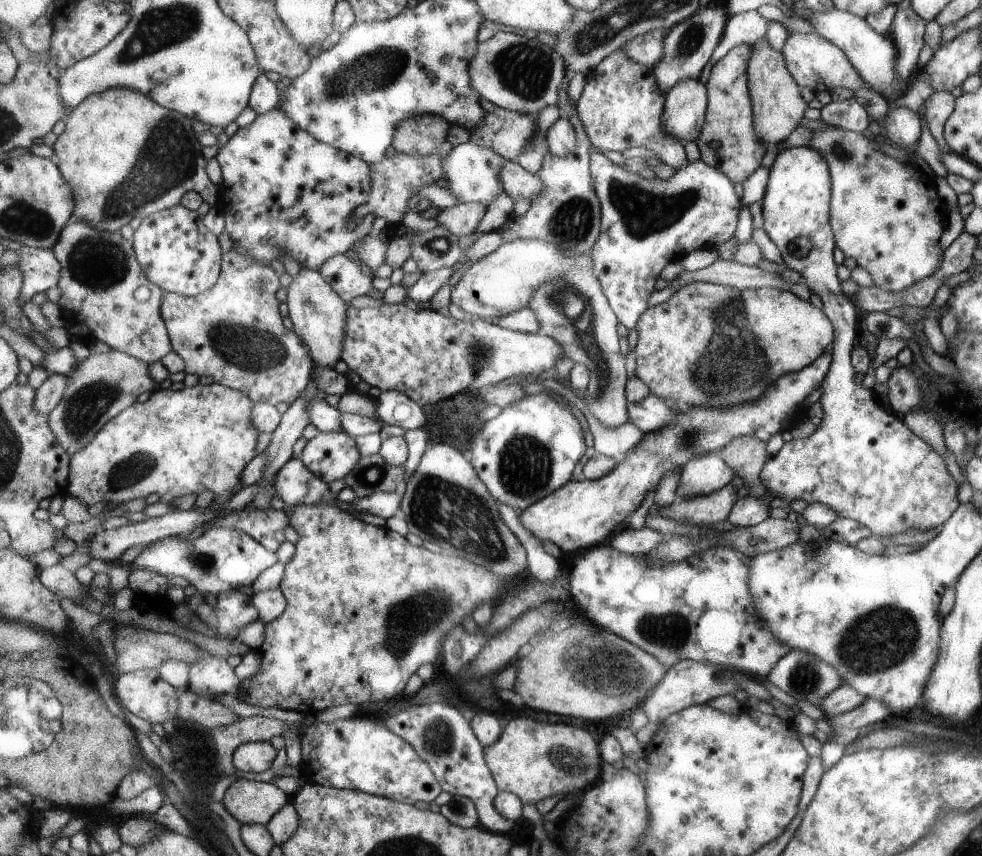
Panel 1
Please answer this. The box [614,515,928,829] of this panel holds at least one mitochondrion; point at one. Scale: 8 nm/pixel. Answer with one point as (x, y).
(881, 640)

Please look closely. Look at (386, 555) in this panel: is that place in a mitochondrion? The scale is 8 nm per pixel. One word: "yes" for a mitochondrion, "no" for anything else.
no

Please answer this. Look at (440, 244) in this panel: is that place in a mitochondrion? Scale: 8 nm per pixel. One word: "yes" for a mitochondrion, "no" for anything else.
yes

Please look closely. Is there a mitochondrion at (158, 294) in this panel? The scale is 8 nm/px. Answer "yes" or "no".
no

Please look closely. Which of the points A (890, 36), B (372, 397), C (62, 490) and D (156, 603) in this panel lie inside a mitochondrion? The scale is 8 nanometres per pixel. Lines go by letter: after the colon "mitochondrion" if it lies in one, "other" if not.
A: other
B: other
C: other
D: other

